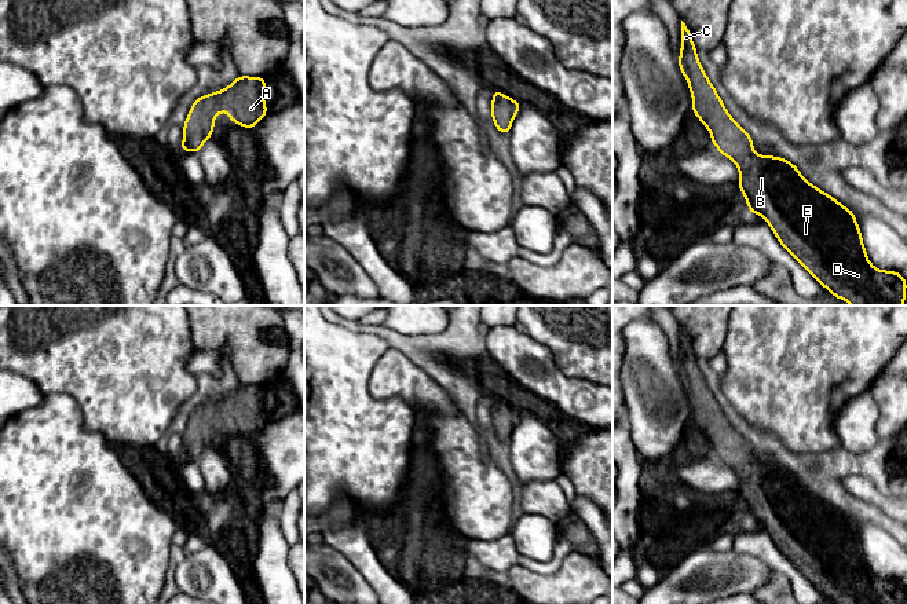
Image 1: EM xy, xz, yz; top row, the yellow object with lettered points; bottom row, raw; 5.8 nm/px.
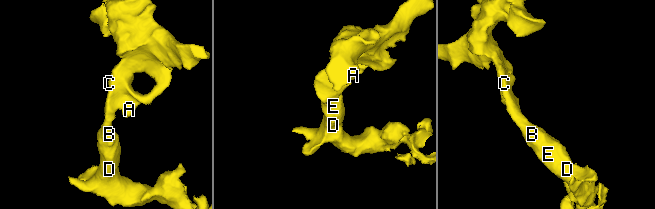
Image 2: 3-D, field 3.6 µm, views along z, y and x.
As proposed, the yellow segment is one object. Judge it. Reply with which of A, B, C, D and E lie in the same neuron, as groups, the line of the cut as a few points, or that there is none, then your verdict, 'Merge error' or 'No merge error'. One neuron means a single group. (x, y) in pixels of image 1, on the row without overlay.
Groups: A B C D E. No split. No merge error

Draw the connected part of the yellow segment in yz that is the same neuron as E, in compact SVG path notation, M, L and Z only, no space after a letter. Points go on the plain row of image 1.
M681 329L679 376L688 389L692 421L707 436L712 453L736 472L740 483L738 494L749 513L749 521L762 524L779 552L833 604L906 604L907 590L900 581L878 578L868 570L851 517L811 493L794 472L754 460L751 444L727 420L696 359L690 337Z

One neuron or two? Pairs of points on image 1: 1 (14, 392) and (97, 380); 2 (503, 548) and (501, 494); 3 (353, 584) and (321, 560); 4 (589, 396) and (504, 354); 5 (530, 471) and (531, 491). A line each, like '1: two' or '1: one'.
1: two
2: two
3: one
4: one
5: two

